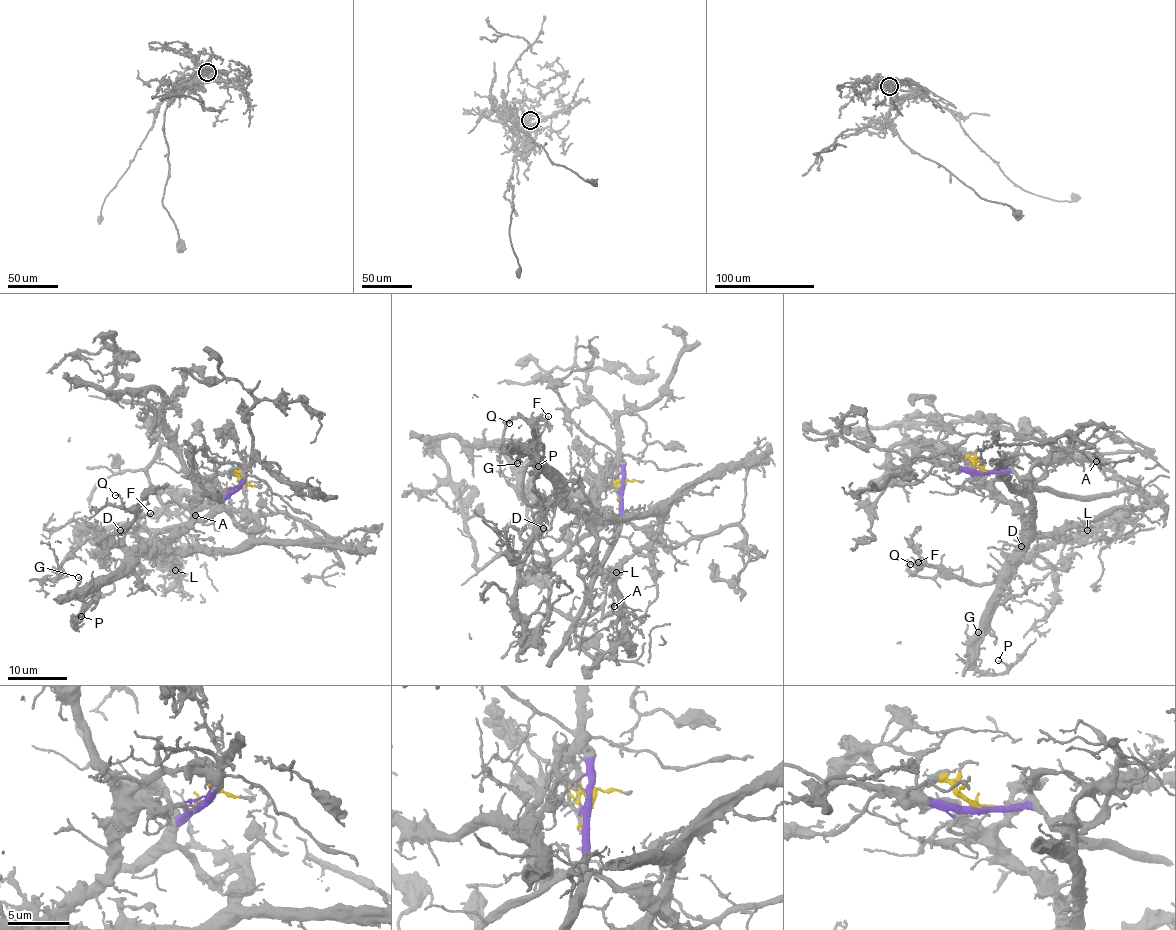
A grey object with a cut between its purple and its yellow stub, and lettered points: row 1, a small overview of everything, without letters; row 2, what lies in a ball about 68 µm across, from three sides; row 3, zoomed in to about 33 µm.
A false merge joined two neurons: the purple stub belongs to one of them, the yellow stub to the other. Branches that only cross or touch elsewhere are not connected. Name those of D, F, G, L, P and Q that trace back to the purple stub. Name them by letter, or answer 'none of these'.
none of these

